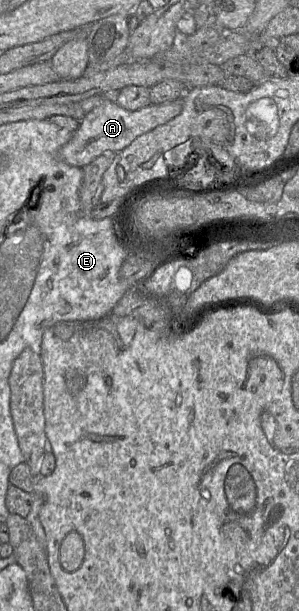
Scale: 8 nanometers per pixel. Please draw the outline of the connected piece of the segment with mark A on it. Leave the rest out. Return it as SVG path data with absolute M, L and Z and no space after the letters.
M106 97L83 117L72 138L60 149L60 158L69 165L83 168L105 152L121 152L138 136L178 116L182 109L183 98L130 111Z

